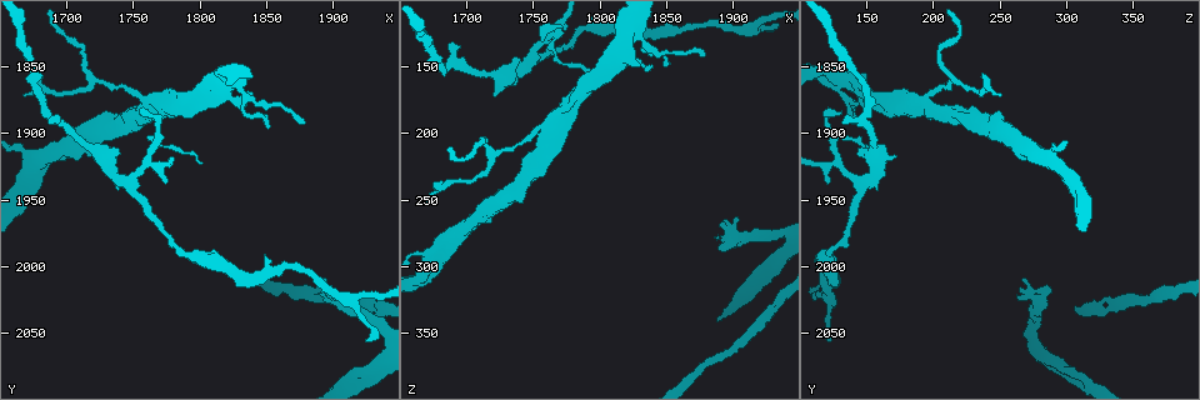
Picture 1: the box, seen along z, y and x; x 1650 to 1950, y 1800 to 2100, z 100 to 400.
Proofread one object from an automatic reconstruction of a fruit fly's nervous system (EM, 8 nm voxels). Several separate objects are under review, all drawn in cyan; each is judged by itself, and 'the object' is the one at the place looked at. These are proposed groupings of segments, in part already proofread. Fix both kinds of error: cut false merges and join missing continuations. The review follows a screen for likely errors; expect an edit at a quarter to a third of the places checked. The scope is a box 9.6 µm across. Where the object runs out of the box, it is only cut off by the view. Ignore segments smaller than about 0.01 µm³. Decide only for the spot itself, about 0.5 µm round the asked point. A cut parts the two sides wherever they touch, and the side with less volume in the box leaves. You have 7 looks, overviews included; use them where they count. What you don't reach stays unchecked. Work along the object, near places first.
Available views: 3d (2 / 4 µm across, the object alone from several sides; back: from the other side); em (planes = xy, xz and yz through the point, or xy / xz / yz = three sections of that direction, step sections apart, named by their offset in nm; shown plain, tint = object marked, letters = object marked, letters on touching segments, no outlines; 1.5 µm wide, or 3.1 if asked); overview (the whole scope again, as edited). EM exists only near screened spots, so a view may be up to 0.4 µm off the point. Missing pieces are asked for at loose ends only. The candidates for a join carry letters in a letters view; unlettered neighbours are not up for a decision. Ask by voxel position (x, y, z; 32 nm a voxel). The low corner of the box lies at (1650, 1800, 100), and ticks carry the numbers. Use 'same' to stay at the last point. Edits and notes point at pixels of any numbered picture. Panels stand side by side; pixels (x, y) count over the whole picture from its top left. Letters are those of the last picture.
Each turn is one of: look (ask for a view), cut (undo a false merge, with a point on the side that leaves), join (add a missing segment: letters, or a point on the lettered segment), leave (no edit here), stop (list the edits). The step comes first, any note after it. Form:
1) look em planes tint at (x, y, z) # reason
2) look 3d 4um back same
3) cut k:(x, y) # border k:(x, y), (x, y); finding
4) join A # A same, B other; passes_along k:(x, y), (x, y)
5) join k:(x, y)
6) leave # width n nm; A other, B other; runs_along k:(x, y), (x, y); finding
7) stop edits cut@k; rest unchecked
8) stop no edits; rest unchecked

look 3d 2um at (1718, 1918, 266) # free end

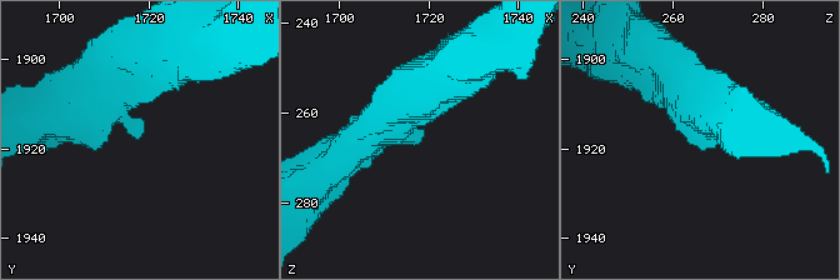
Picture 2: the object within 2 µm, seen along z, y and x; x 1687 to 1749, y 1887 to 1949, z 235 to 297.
look em yz step 4 tint at (1718, 1918, 266) # need the tissue

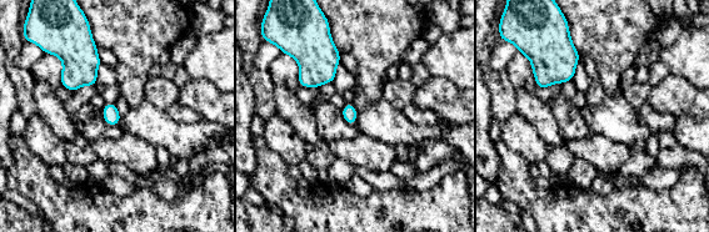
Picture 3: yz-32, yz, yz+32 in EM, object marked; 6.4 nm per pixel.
look em yz step 4 letters same

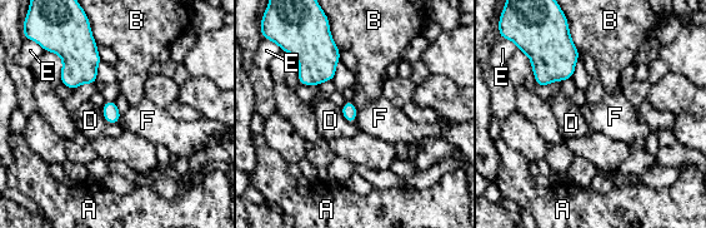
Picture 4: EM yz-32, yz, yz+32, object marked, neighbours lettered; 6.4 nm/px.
leave # A other, B other, D other, E other, F other; border 4:(100, 108), (106, 122), (118, 123); no lettered segment goes on from it

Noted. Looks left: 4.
look em planes letters at (1722, 1918, 174) # branch stops here

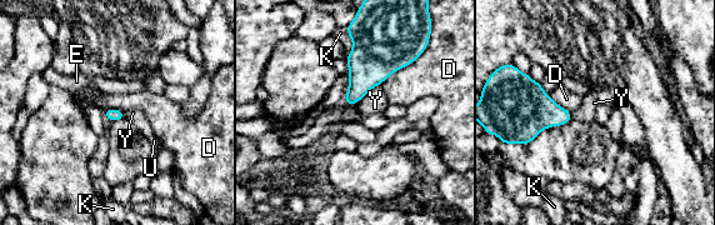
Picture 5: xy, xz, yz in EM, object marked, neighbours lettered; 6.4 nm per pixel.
leave # D other, E other, K other, U other, Y other; border 5:(380, 84), (375, 85), (359, 103); no lettered segment goes on from it

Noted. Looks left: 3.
look em yz step 4 letters at (1904, 2022, 276)

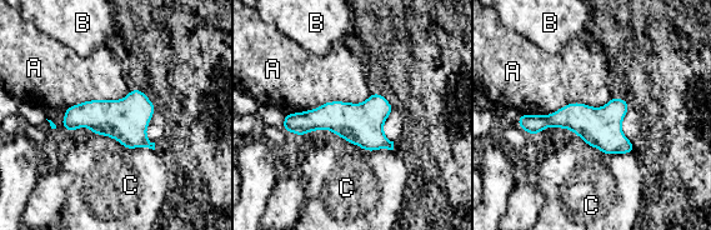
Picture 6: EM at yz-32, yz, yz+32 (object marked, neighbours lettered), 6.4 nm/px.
look em planes letters same # another direction

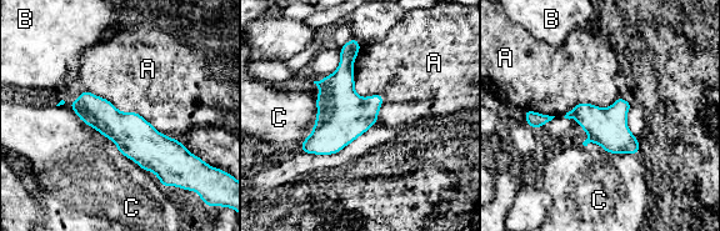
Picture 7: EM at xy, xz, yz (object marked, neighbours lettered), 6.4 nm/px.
leave # A other, B other, C other; all the same cell

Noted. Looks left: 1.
stop no edits; rest unchecked

